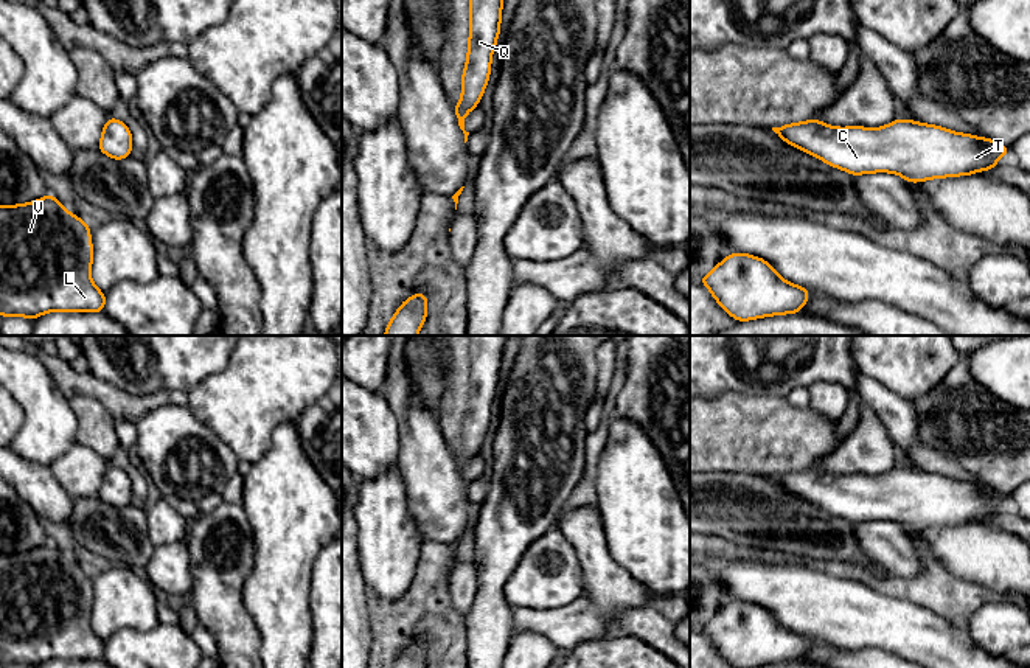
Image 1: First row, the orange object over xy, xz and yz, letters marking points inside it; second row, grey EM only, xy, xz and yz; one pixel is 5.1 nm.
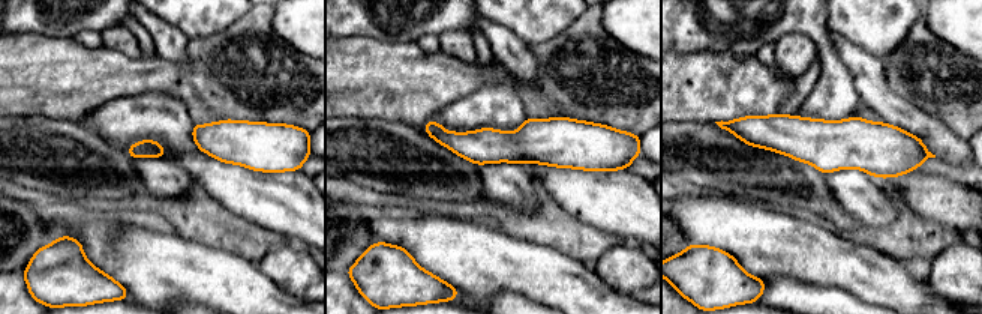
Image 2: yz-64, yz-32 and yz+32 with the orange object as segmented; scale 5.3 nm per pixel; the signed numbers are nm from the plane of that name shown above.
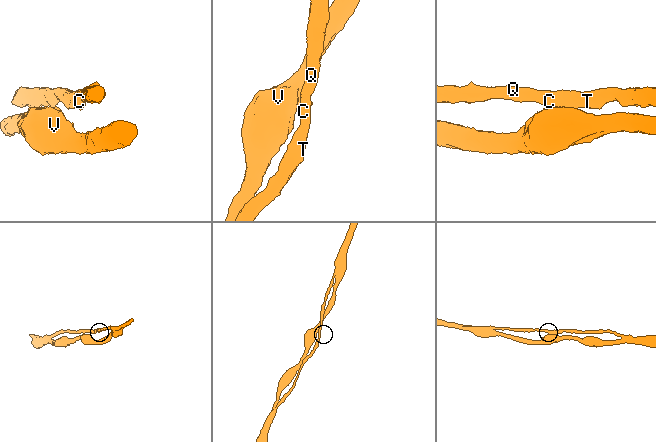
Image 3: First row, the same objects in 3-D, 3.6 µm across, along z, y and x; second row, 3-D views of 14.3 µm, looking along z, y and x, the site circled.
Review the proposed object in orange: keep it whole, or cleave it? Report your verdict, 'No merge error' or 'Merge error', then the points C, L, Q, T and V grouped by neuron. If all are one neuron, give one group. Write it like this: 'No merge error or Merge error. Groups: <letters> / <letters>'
No merge error. Groups: C L Q T V

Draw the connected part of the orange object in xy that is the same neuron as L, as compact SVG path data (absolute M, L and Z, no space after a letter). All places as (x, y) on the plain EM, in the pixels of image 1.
M51 541L22 551L0 553L0 663L30 668L51 659L103 660L106 642L92 629L93 593L89 570L67 559Z

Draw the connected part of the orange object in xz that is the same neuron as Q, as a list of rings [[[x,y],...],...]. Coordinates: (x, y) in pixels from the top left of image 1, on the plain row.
[[[469,336],[469,391],[468,405],[461,424],[461,449],[454,454],[458,474],[465,482],[465,491],[468,489],[469,480],[465,478],[465,464],[468,460],[478,454],[478,449],[486,437],[491,421],[491,405],[496,396],[497,385],[500,382],[500,367],[503,353],[505,336]]]

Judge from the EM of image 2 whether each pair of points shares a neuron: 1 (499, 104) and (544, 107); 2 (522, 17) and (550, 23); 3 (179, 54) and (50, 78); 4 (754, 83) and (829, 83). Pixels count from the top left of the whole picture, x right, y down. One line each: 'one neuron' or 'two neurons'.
1: two neurons
2: one neuron
3: two neurons
4: two neurons

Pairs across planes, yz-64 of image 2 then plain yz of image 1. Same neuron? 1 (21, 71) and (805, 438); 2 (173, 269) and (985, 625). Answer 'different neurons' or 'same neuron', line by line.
1: same neuron
2: different neurons

